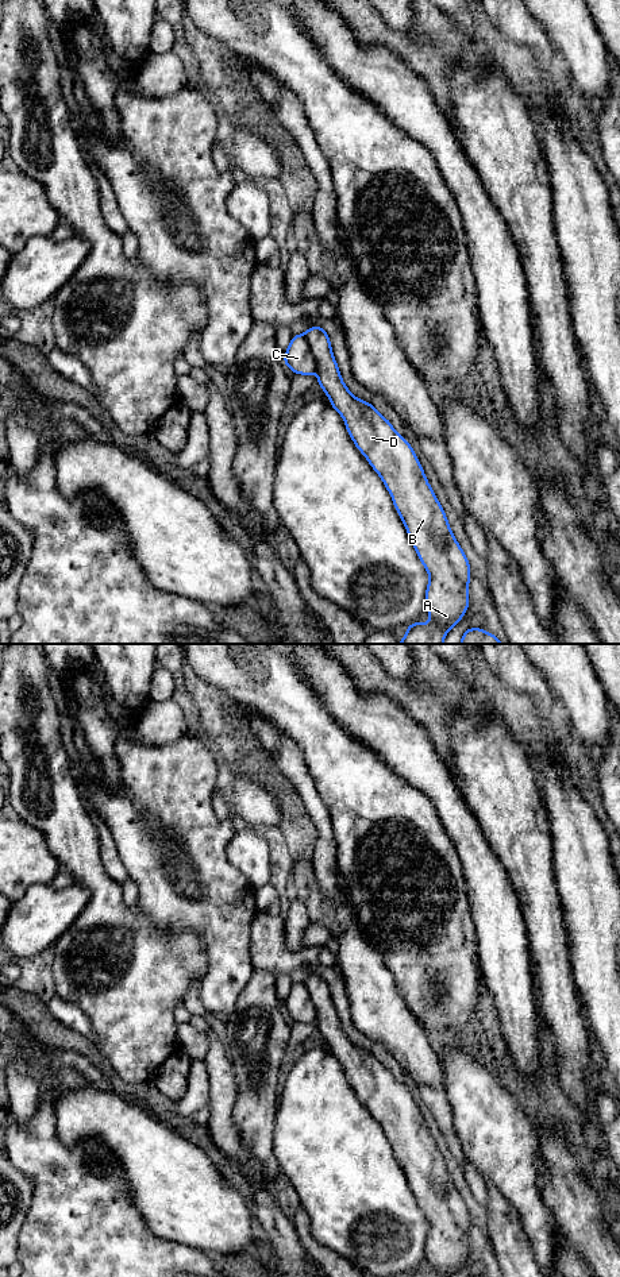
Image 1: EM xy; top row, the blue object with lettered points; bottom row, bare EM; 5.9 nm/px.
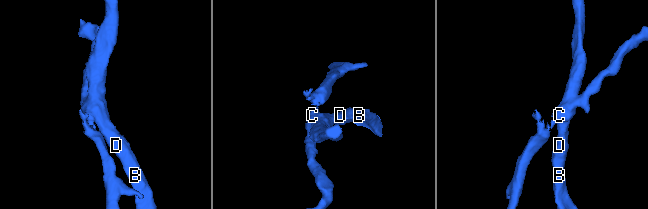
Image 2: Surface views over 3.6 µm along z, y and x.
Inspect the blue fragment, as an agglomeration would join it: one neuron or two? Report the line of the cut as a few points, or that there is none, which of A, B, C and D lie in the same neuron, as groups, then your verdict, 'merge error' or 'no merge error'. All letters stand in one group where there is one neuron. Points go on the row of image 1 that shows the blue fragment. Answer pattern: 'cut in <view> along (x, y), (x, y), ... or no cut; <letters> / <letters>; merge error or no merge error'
cut in xy along (304, 335), (315, 361), (316, 373); A B D / C; merge error

